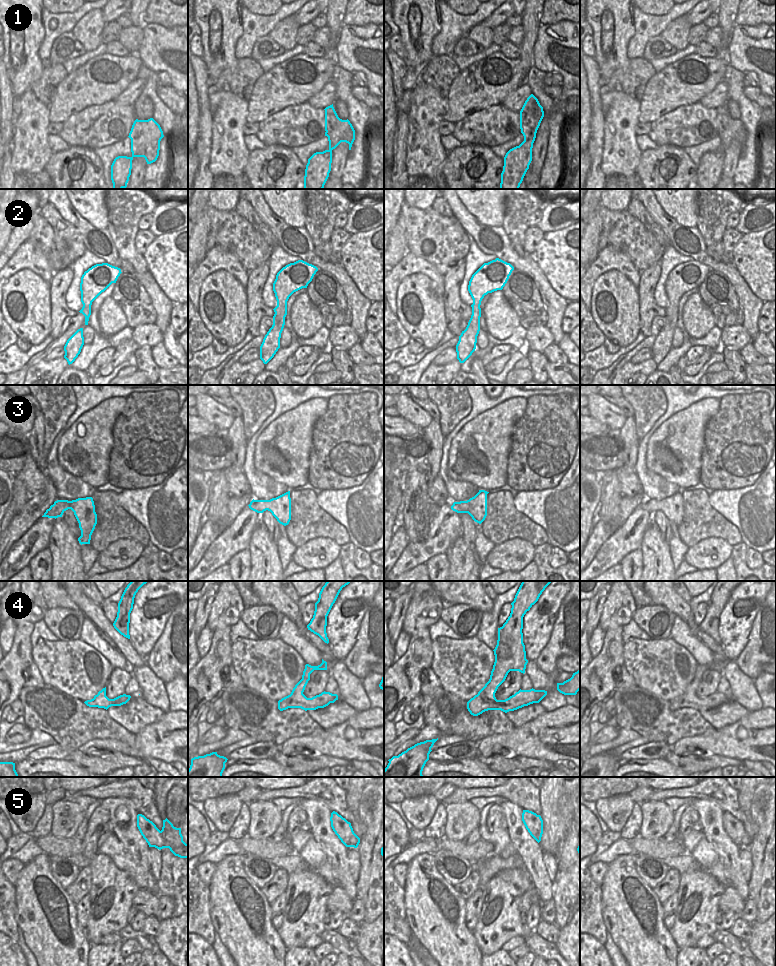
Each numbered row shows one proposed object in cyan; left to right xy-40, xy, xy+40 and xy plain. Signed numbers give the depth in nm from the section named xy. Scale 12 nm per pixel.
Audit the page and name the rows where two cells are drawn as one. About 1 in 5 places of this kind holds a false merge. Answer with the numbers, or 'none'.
1

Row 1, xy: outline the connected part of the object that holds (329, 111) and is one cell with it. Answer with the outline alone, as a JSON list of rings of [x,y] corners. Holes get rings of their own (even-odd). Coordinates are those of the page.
[[[333,104],[326,107],[324,110],[325,110],[325,131],[327,132],[329,130],[329,123],[331,121],[331,116],[335,115],[337,118],[339,117],[333,107]]]

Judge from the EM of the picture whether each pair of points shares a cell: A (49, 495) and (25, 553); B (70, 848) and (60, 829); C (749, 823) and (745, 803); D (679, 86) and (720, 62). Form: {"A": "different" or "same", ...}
{"A": "different", "B": "different", "C": "same", "D": "same"}

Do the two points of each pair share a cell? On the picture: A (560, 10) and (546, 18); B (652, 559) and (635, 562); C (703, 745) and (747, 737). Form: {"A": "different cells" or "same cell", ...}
{"A": "same cell", "B": "different cells", "C": "same cell"}

